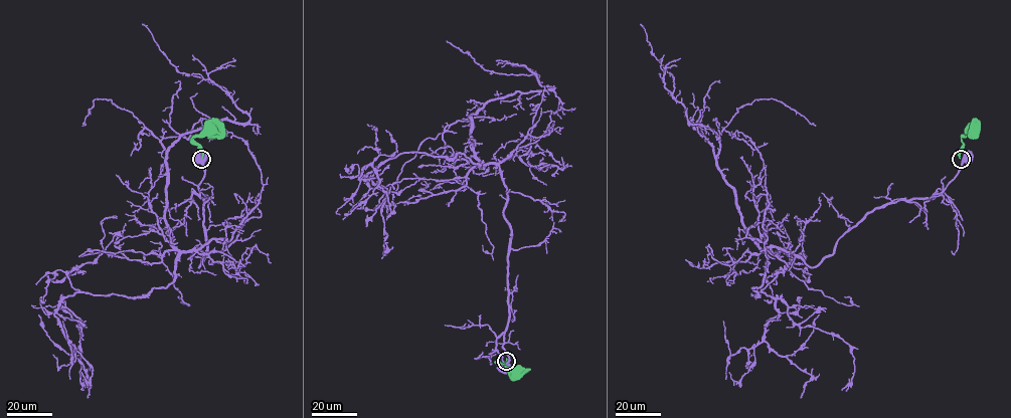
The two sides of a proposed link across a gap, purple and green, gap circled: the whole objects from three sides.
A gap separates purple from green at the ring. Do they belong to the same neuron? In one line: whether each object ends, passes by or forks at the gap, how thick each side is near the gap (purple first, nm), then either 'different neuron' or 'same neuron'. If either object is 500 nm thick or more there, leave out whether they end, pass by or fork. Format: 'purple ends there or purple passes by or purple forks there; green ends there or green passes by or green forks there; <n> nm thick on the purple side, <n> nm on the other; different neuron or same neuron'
1000 nm thick on the purple side, 260 nm on the other; different neuron

